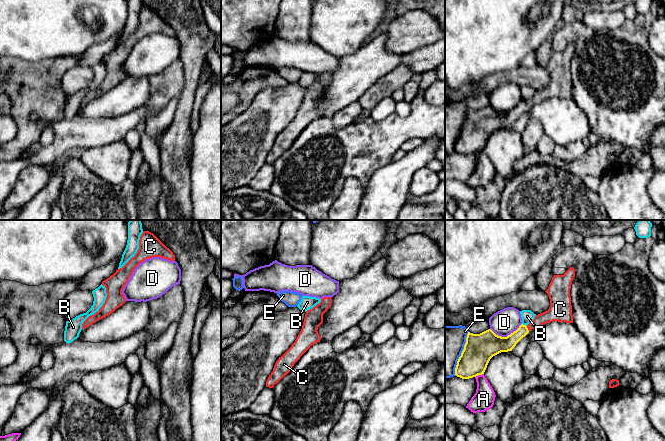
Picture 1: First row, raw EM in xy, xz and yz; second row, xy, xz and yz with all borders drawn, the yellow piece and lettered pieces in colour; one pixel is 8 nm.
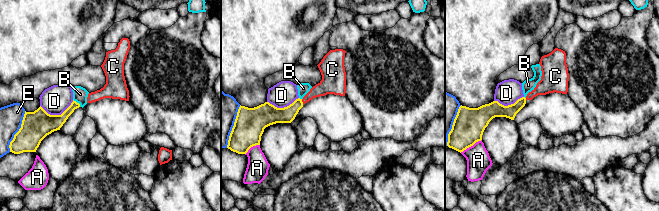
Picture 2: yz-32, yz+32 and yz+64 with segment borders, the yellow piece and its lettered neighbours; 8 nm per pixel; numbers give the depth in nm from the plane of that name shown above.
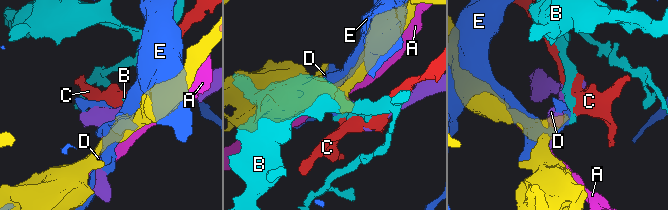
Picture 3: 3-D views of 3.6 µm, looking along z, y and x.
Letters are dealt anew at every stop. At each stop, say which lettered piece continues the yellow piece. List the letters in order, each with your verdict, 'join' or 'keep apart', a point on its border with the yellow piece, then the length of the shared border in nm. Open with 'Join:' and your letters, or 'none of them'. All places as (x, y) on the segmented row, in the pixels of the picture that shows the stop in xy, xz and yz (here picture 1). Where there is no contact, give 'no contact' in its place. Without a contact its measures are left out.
Join: C
A: keep apart | yz (479, 374) | 80 nm
B: keep apart | yz (524, 325) | 50 nm
C: join | yz (527, 328) | 50 nm
D: keep apart | yz (507, 336) | 260 nm
E: keep apart | yz (461, 353) | 380 nm

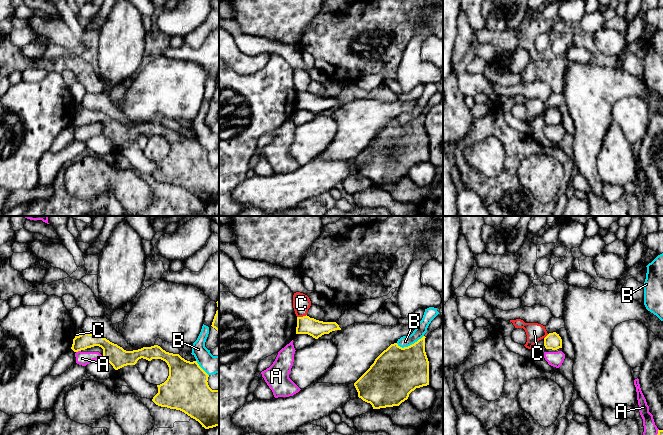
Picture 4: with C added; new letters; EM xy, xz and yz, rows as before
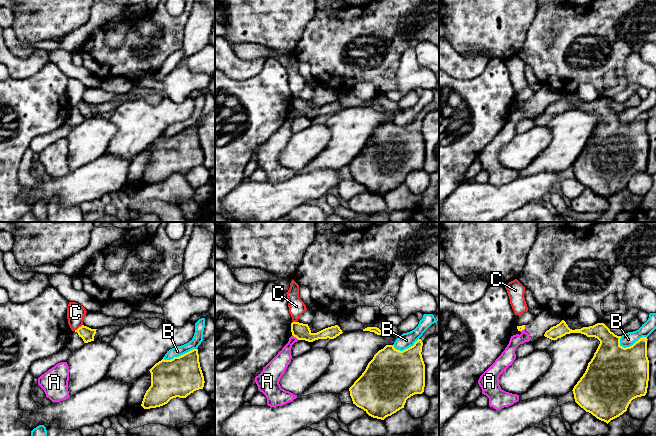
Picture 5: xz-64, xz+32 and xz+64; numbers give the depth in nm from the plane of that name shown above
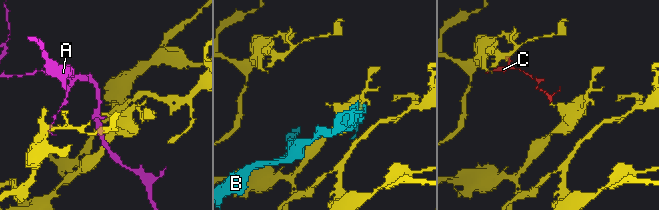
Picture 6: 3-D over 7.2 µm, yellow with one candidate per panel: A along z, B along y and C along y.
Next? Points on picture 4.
Join: none of them
A: keep apart | xy (78, 350) | 40 nm
B: keep apart | xz (410, 345) | 240 nm
C: keep apart | xz (301, 317) | 80 nm

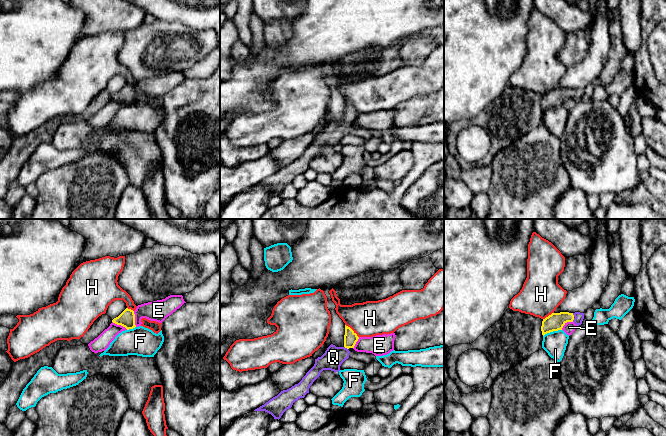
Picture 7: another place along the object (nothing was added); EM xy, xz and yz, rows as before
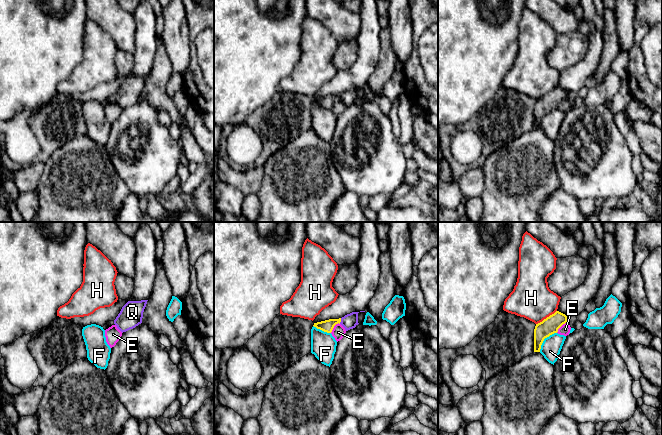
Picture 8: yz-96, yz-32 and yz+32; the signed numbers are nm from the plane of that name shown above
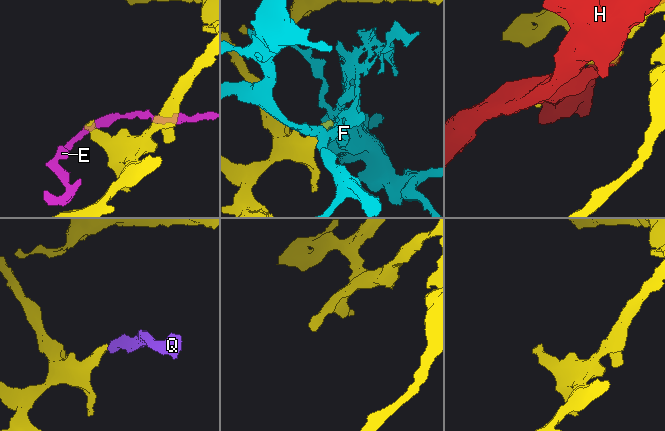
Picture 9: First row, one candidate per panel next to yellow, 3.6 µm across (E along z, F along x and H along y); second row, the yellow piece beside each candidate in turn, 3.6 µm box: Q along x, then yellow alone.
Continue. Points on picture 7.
Join: Q
E: keep apart | xy (134, 319) | 130 nm
F: keep apart | yz (552, 331) | 160 nm
H: keep apart | xz (352, 330) | 160 nm
Q: join | xz (346, 347) | 40 nm

